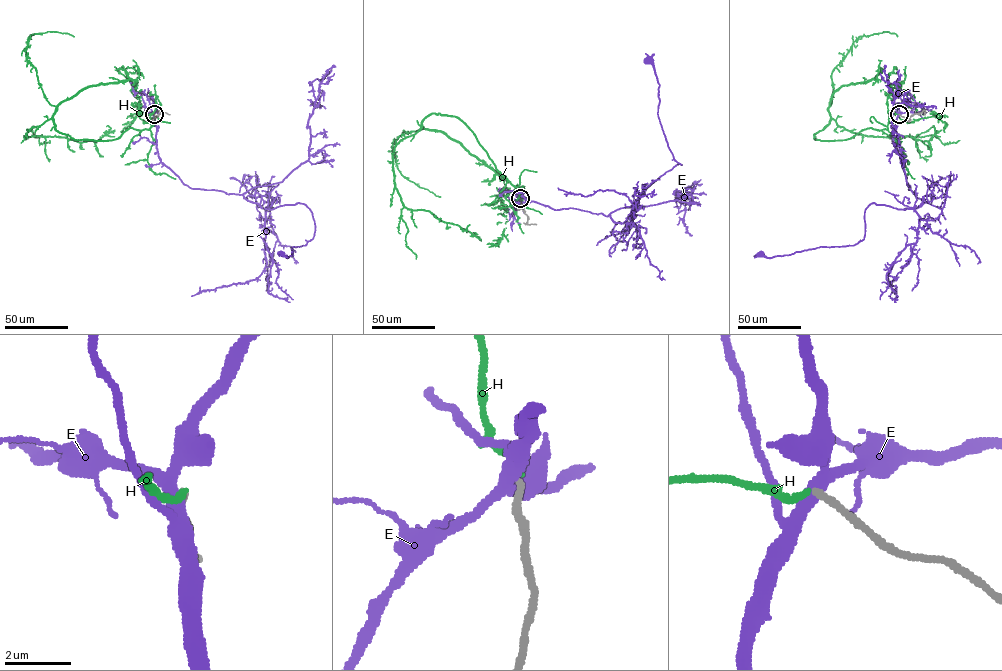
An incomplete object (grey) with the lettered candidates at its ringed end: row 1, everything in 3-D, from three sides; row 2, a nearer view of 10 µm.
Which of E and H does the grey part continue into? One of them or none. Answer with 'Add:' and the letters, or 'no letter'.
Add: H

